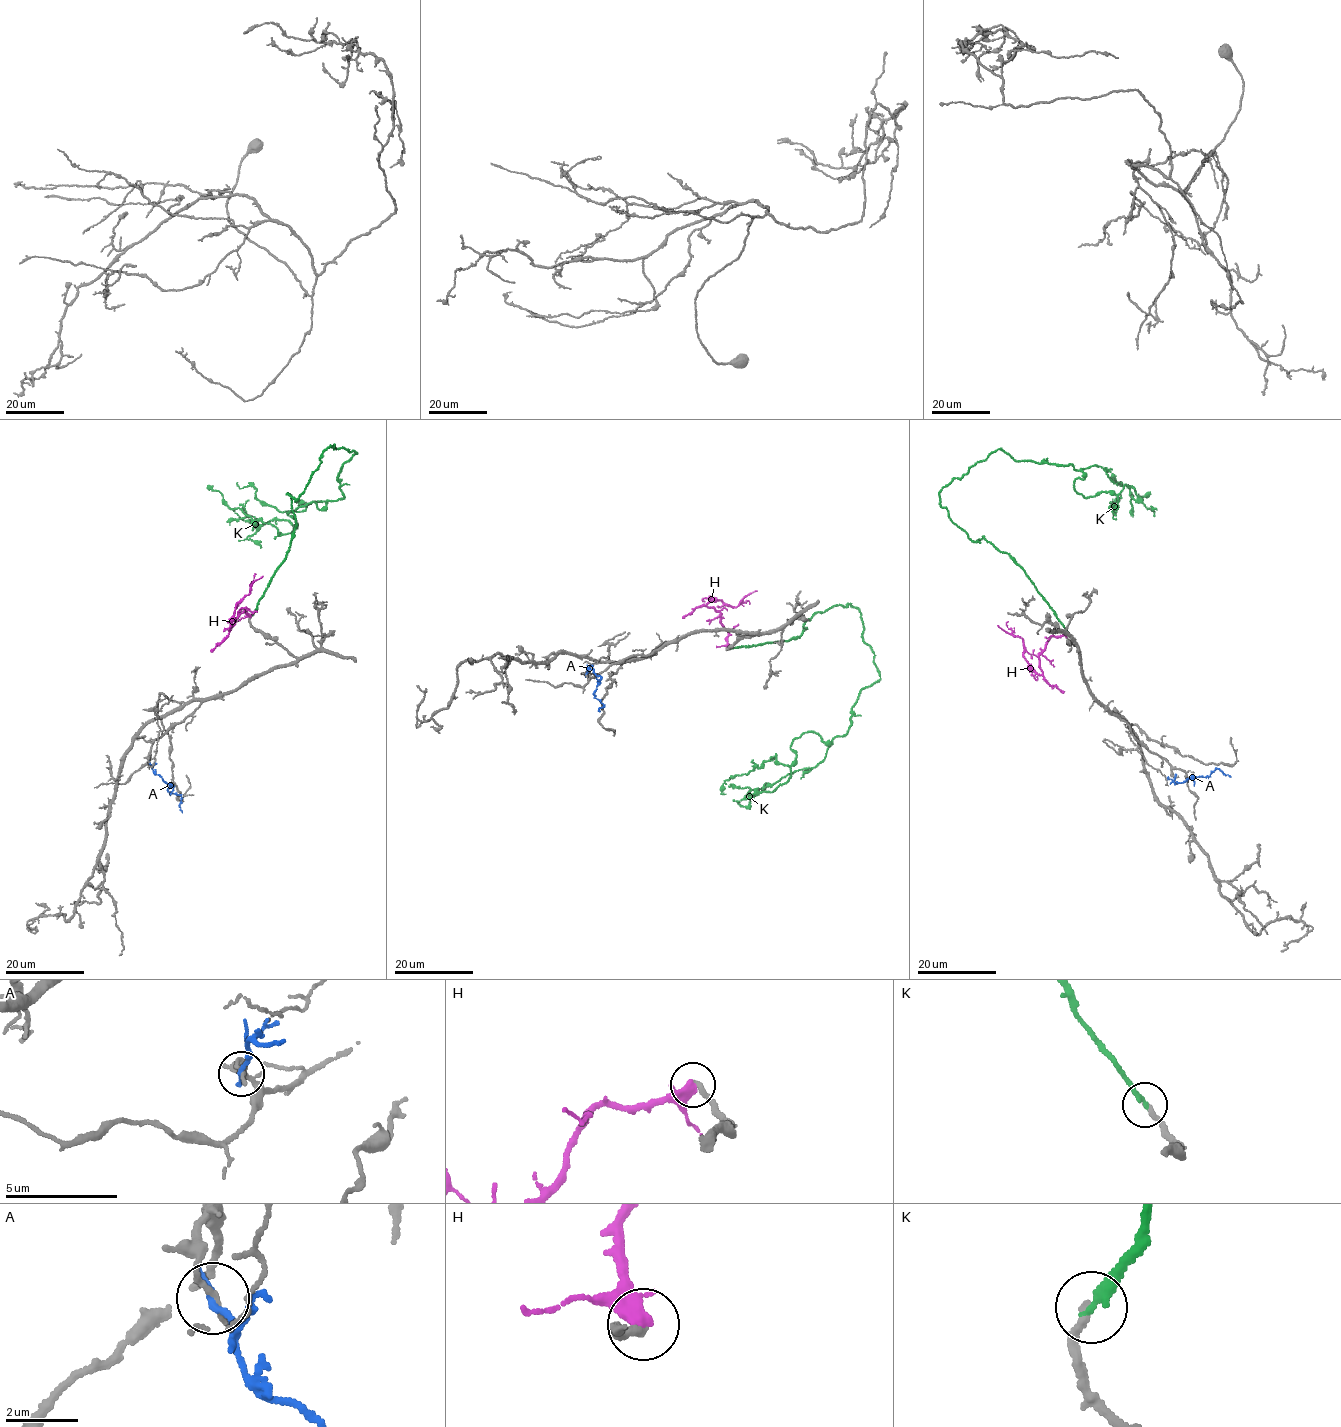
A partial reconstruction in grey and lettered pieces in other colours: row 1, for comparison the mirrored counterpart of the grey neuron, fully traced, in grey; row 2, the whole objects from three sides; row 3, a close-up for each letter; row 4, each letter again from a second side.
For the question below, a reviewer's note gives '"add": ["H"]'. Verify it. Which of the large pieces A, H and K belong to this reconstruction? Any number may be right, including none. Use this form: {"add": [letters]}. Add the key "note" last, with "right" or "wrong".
{"add": ["H"], "note": "right"}

